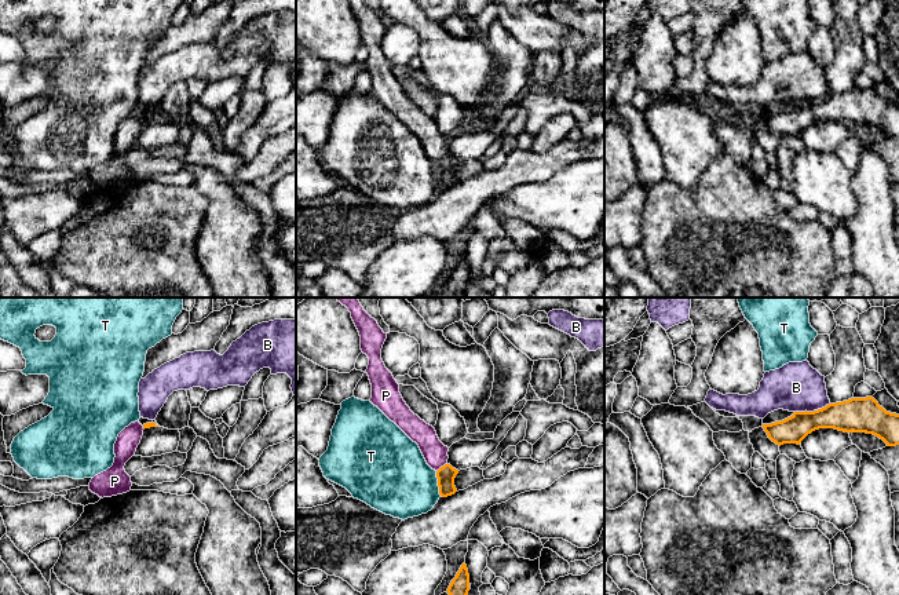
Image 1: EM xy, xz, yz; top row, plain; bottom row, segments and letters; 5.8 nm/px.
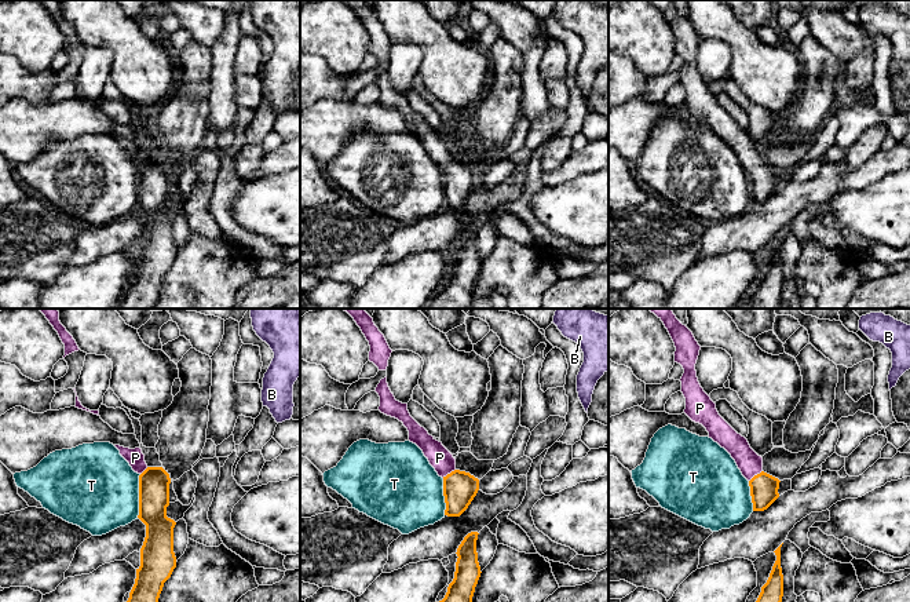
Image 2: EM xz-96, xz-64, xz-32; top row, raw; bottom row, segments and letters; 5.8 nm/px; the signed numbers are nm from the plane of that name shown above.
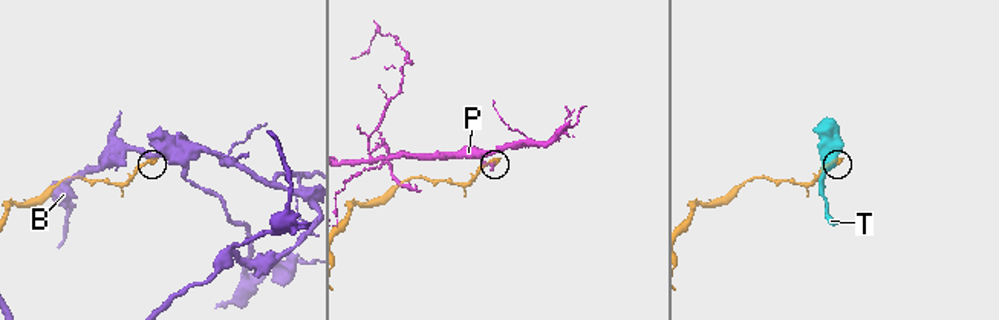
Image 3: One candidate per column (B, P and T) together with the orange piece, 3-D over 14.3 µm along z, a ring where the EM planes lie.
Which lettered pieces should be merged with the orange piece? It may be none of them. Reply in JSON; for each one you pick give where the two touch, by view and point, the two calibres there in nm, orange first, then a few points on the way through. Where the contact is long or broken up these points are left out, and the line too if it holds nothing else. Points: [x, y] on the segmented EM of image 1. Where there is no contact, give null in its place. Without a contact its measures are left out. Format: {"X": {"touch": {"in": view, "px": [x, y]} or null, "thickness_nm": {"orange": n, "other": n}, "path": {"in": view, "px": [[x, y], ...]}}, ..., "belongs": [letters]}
{"P": {"touch": {"in": "xz", "px": [441, 467]}, "thickness_nm": {"orange": 110, "other": 140}, "path": {"in": "xz", "px": [[446, 474], [441, 467], [435, 453]]}}, "belongs": ["P"]}

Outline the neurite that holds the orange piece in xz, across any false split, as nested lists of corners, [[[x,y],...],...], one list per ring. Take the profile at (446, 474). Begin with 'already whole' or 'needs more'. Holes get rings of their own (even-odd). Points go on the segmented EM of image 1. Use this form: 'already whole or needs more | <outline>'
needs more | [[[358,298],[336,299],[351,313],[361,336],[361,350],[369,358],[366,373],[372,384],[370,402],[419,445],[427,464],[436,471],[439,494],[442,497],[454,494],[457,492],[454,478],[458,470],[447,463],[449,448],[439,441],[432,426],[410,410],[399,393],[399,384],[381,359],[381,348],[387,333],[363,310]]]

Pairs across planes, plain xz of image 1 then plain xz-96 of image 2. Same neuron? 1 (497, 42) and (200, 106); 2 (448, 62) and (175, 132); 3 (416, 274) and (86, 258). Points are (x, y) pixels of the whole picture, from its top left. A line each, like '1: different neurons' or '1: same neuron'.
1: same neuron
2: different neurons
3: different neurons

